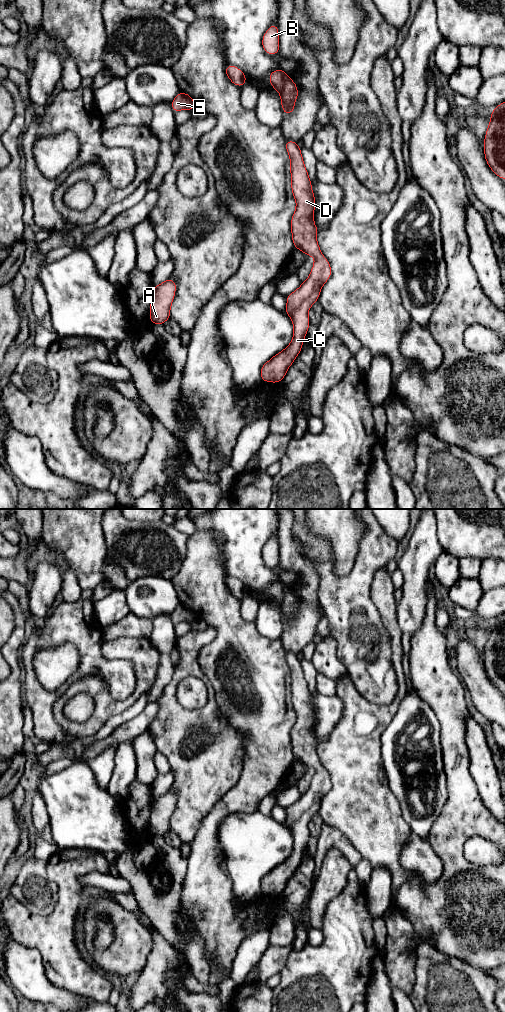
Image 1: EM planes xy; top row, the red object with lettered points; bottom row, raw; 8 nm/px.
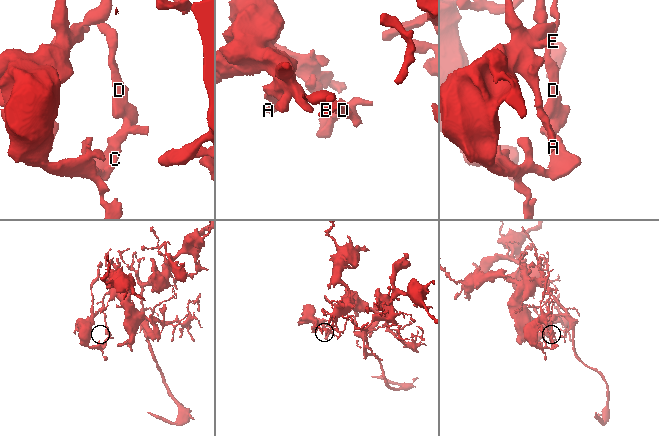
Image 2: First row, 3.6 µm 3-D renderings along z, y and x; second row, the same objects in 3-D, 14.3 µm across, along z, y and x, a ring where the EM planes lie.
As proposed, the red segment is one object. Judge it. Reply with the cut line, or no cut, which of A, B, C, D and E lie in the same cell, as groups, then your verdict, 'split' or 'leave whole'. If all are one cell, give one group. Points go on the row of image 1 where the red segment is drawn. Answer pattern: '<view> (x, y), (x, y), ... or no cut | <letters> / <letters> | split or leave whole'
xy (288, 77), (279, 92) | A C D E / B | split

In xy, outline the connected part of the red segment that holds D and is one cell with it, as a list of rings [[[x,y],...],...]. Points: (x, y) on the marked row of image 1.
[[[286,140],[285,147],[290,157],[291,190],[296,201],[296,209],[291,218],[293,245],[306,255],[313,256],[315,262],[308,279],[297,290],[286,296],[287,305],[284,312],[293,323],[292,341],[260,369],[262,381],[272,383],[280,383],[283,380],[288,368],[299,355],[310,326],[308,311],[319,299],[322,286],[332,274],[330,263],[323,256],[317,243],[318,228],[313,218],[315,195],[312,192],[301,148],[297,142],[291,140]]]

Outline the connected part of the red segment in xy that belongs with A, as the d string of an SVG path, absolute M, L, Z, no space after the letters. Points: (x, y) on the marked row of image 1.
M168 278L159 285L154 285L149 314L149 318L153 325L163 325L171 318L170 309L175 297L176 288L177 284L171 278Z

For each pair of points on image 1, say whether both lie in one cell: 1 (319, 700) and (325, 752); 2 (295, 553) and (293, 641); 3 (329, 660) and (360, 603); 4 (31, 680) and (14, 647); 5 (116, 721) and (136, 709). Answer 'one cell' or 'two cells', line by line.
1: two cells
2: one cell
3: two cells
4: two cells
5: one cell

